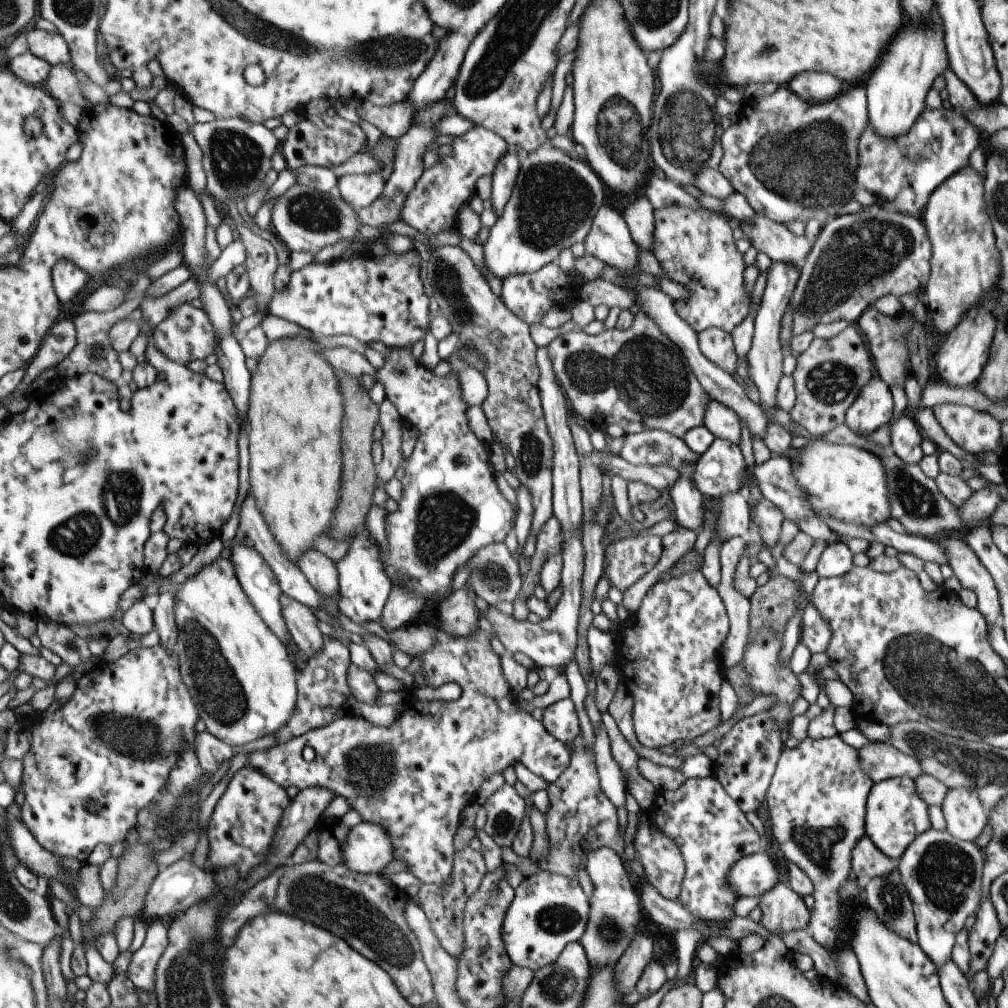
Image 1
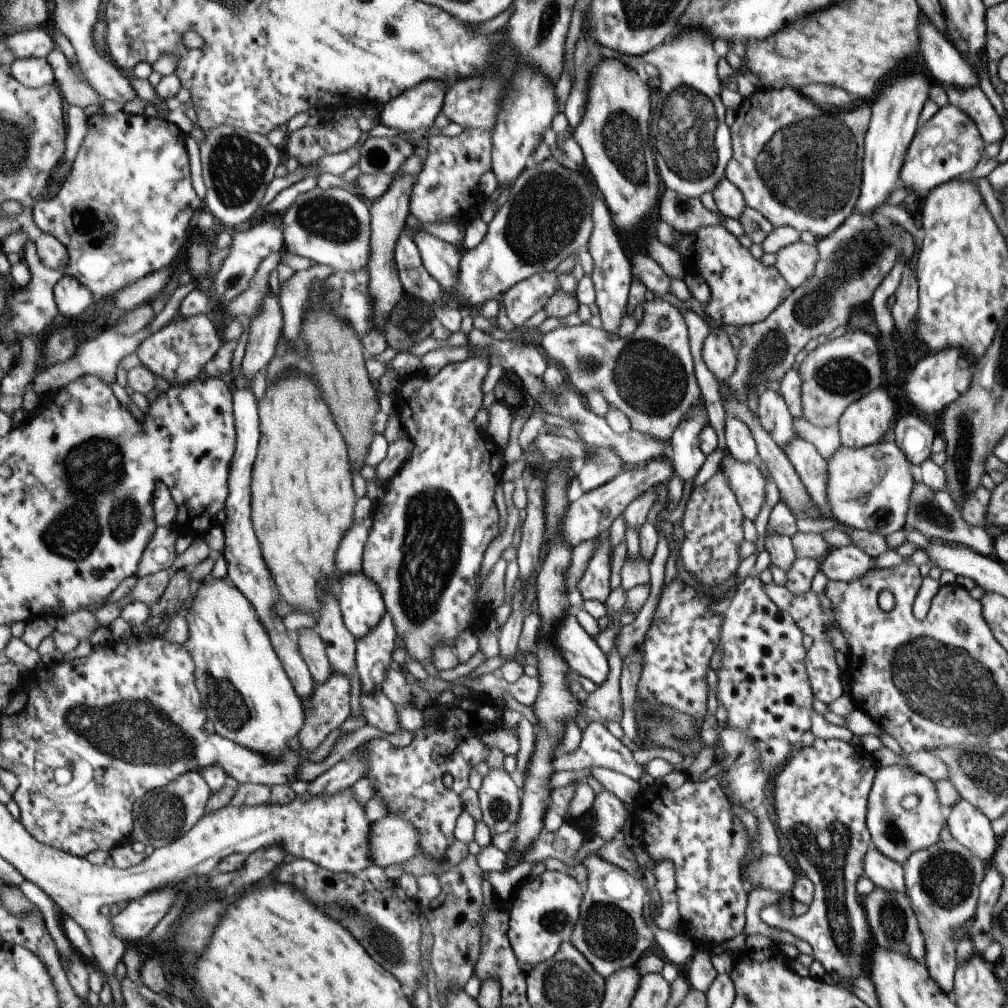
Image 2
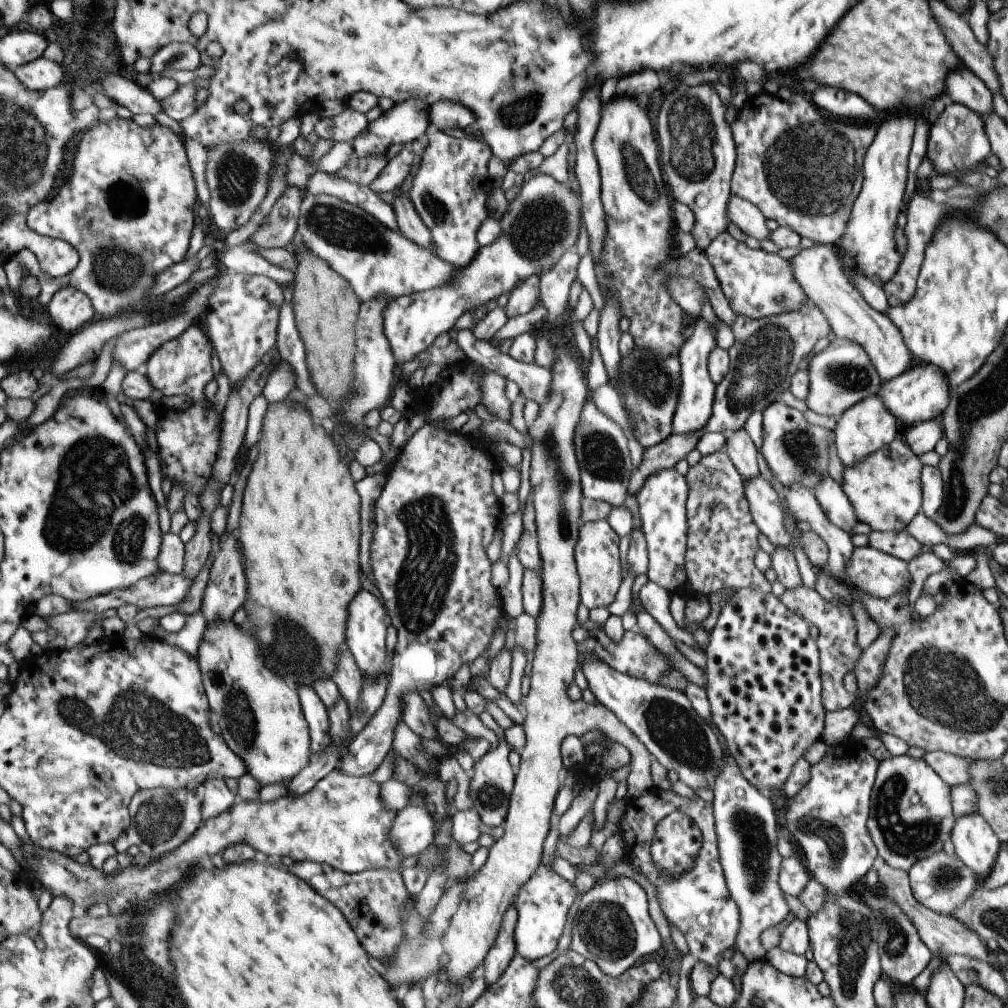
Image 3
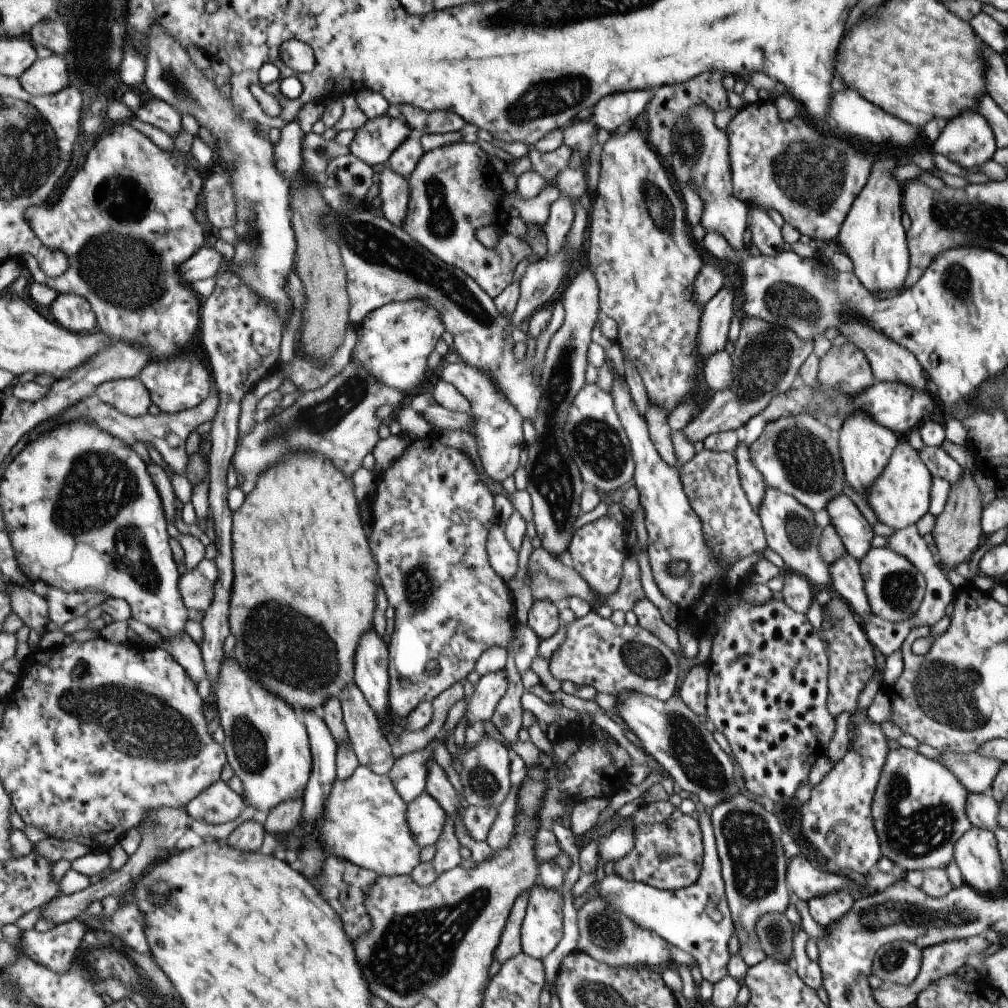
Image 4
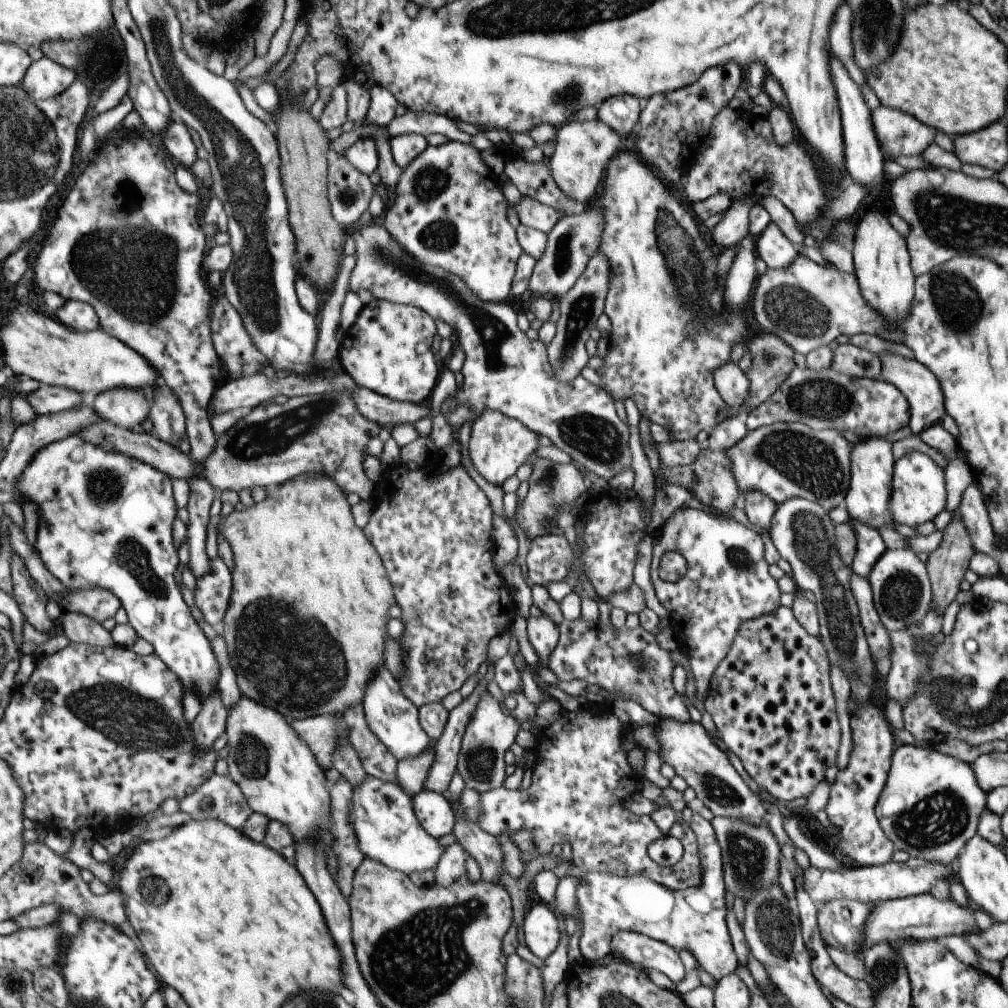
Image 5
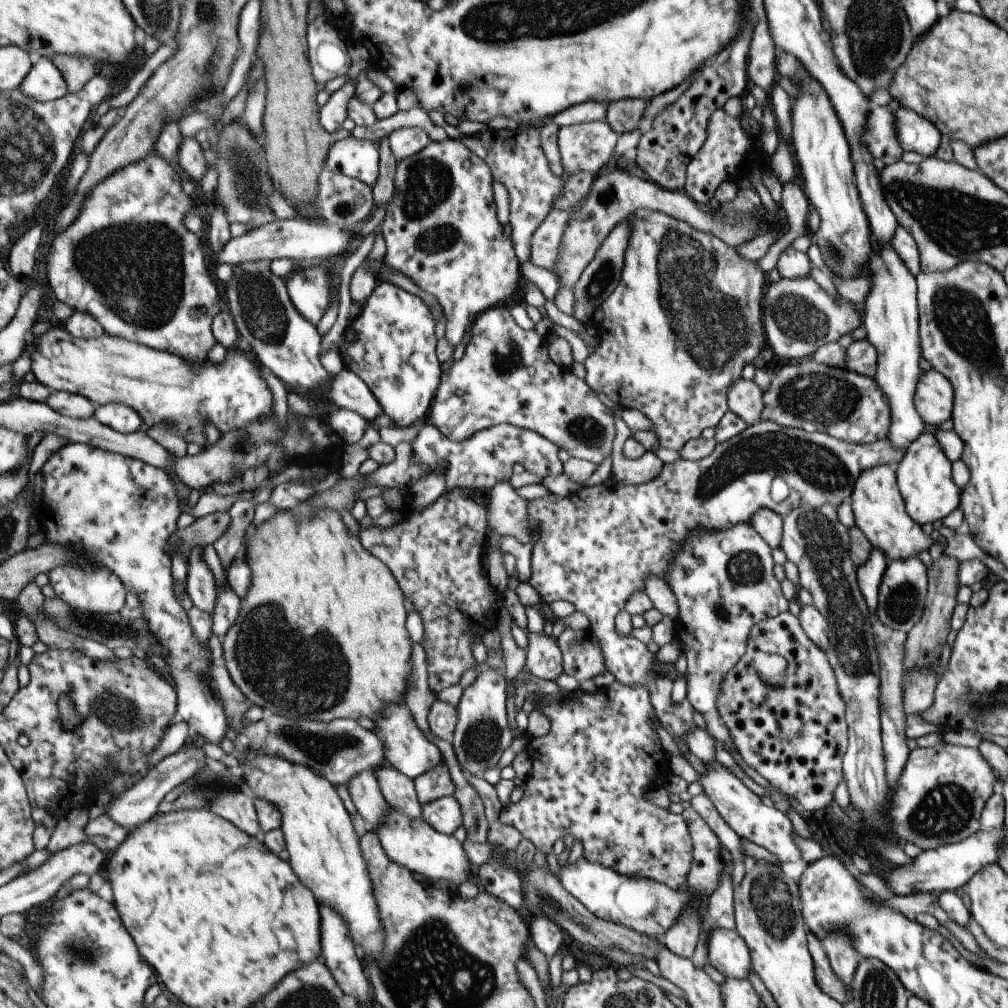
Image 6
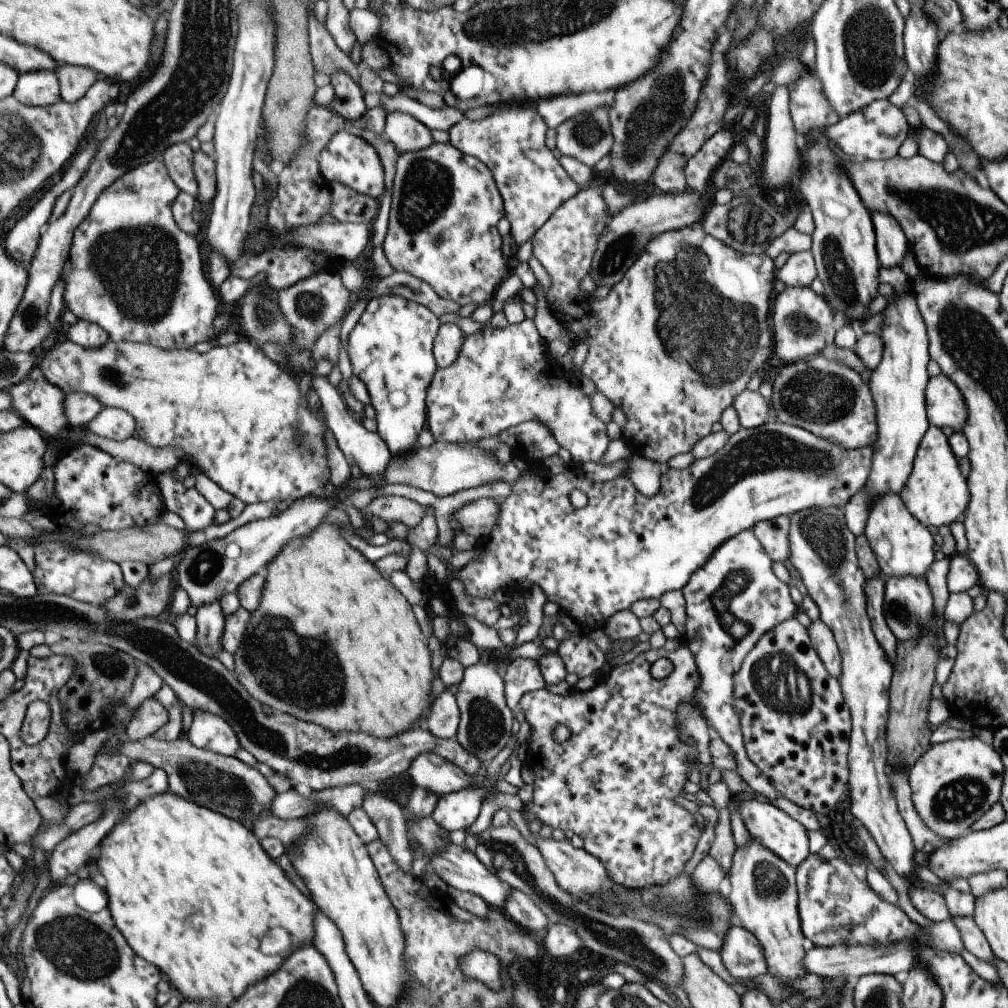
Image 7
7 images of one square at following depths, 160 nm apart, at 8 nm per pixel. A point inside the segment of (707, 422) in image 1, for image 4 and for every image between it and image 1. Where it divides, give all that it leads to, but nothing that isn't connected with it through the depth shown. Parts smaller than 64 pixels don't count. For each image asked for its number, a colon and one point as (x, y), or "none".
2: (739, 443)
3: (738, 446)
4: (752, 483)

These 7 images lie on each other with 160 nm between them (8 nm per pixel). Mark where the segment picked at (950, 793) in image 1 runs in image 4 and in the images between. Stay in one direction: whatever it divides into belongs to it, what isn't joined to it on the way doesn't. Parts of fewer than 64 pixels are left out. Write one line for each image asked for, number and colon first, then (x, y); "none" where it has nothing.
2: (968, 826)
3: (974, 842)
4: (975, 853)

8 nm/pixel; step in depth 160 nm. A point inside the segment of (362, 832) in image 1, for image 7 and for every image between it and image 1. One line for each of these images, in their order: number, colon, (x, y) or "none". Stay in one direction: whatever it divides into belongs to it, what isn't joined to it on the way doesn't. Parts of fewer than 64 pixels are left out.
2: (393, 840)
3: (414, 830)
4: (426, 816)
5: (434, 810)
6: (445, 814)
7: (456, 811)

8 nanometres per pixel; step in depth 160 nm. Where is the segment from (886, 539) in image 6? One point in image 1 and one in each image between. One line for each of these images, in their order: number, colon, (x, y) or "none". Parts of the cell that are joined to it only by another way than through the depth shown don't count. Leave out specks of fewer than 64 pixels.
1: (872, 407)
2: (863, 422)
3: (861, 429)
4: (864, 446)
5: (871, 461)

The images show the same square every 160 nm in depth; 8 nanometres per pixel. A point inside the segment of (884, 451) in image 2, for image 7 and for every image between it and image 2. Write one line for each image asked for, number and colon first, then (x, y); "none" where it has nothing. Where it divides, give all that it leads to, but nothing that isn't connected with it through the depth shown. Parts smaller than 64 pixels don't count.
3: (884, 489)
4: (901, 495)
5: (917, 494)
6: (923, 478)
7: (935, 494)

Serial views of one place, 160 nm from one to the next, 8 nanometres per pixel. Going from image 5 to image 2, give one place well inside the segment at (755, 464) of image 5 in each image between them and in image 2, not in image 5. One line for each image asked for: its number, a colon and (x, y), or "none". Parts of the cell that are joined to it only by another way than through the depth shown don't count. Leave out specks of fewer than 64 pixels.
2: (775, 419)
3: (795, 451)
4: (797, 455)

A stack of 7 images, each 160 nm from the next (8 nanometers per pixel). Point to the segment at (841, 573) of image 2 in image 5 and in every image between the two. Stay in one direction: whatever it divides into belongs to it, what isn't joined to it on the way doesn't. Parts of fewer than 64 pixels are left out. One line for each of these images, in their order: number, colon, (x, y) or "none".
3: (874, 572)
4: (894, 588)
5: (900, 587)

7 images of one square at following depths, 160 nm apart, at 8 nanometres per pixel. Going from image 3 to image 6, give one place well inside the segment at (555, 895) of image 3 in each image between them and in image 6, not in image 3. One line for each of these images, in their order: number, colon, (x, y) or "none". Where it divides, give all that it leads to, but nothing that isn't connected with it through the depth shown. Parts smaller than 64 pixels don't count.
4: (541, 930)
5: (540, 927)
6: (546, 937)

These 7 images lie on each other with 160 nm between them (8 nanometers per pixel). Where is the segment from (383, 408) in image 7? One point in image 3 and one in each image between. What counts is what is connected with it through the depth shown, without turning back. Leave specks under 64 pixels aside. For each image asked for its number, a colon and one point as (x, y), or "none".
3: (543, 221)
4: (394, 342)
5: (388, 350)
6: (392, 345)

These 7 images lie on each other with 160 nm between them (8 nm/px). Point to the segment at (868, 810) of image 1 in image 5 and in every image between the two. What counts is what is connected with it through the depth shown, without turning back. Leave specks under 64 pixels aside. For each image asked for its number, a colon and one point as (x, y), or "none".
2: (895, 832)
3: (902, 833)
4: (917, 810)
5: (929, 805)

